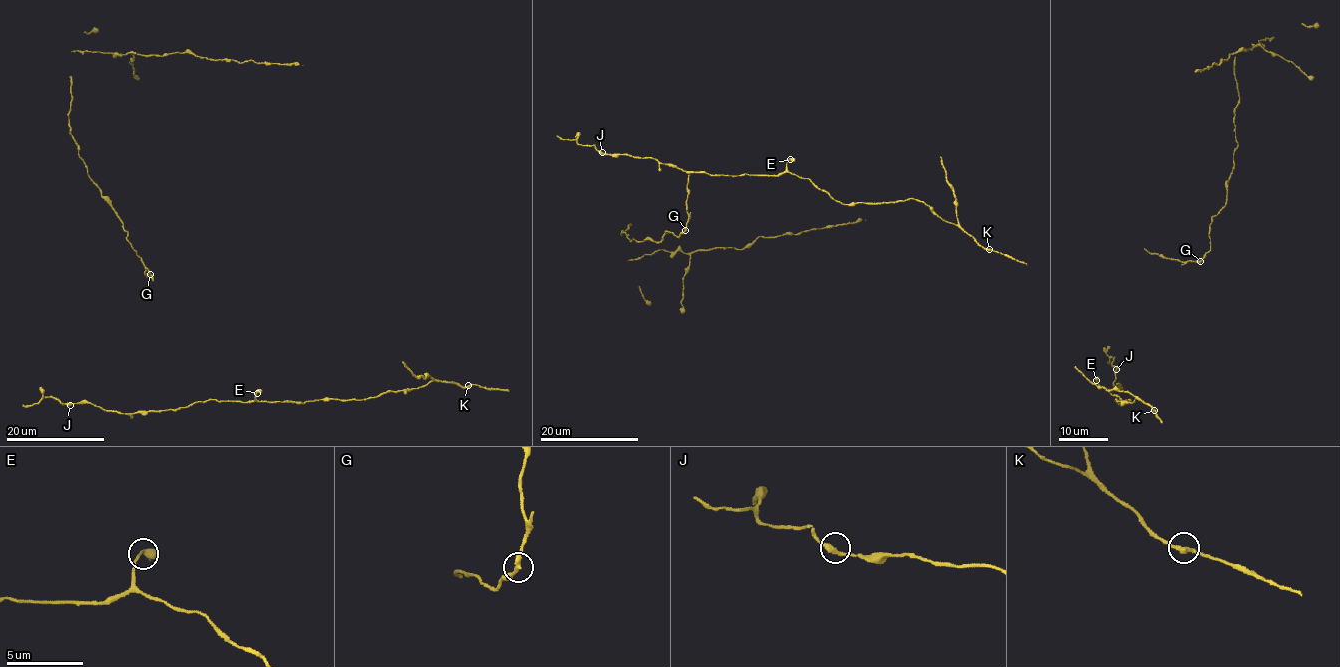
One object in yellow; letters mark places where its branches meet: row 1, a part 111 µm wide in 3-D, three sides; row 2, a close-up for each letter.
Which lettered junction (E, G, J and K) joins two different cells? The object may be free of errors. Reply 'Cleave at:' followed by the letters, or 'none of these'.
Cleave at: G

